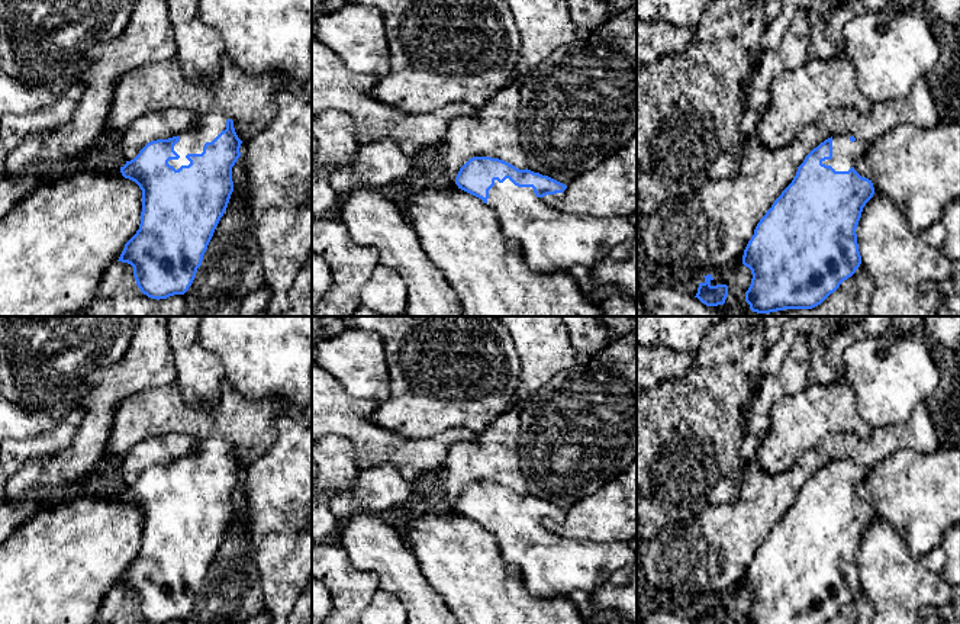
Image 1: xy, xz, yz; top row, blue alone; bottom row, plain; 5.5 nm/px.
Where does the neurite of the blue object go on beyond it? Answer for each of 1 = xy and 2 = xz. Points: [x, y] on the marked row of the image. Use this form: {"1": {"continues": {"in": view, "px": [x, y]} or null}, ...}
{"1": {"continues": {"in": "xy", "px": [206, 128]}}, "2": {"continues": {"in": "xz", "px": [551, 241]}}}

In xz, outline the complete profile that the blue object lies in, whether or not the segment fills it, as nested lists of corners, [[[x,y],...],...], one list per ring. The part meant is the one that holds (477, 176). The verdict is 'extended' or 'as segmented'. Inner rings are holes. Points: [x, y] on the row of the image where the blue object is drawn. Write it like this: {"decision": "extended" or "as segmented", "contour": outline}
{"decision": "extended", "contour": [[[470,158],[460,168],[455,184],[496,212],[502,231],[521,245],[528,267],[541,274],[570,271],[574,267],[592,270],[615,247],[635,238],[635,229],[625,216],[596,219],[568,215],[548,206],[542,197],[563,193],[566,184],[528,168],[519,170],[499,158]]]}

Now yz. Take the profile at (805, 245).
{"decision": "extended", "contour": [[[850,134],[825,139],[805,157],[792,183],[760,219],[742,255],[742,264],[753,274],[745,292],[753,312],[812,309],[860,267],[856,229],[874,187],[854,170],[854,164],[867,149],[869,144]]]}

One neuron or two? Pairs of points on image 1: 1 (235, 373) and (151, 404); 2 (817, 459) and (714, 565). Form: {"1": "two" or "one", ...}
{"1": "two", "2": "one"}

